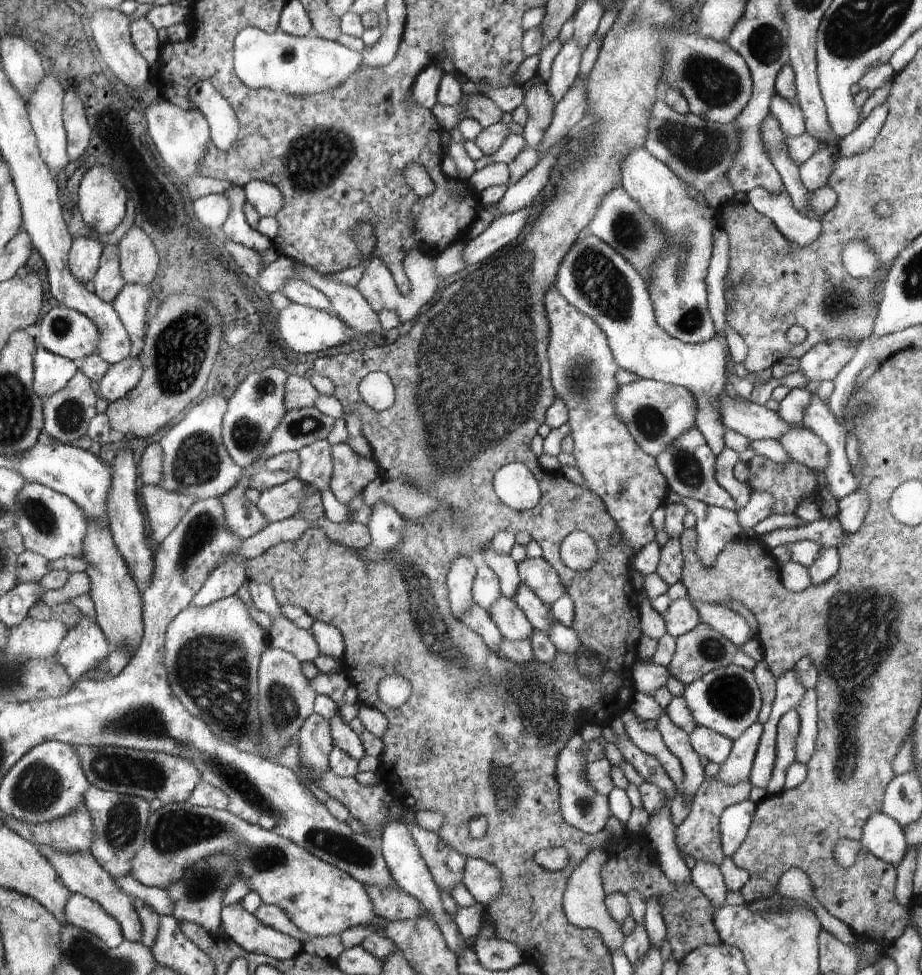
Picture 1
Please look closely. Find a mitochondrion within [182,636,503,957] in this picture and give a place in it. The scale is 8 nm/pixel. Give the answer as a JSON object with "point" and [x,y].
{"point":[338,846]}

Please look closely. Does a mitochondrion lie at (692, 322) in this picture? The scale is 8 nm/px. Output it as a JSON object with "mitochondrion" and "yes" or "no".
{"mitochondrion":"yes"}

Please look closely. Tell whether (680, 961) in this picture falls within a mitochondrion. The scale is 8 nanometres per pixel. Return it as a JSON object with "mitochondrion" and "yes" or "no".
{"mitochondrion":"no"}

